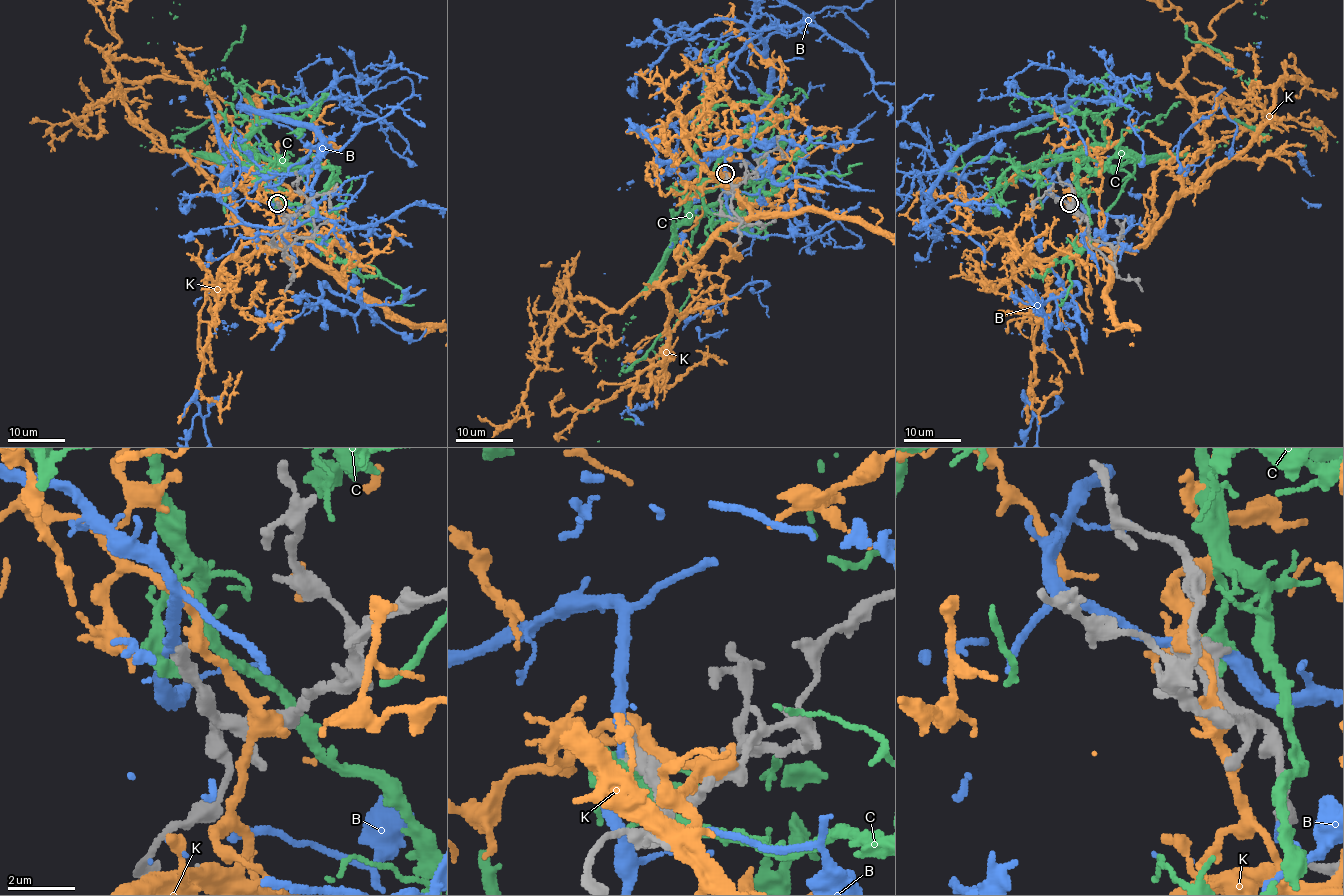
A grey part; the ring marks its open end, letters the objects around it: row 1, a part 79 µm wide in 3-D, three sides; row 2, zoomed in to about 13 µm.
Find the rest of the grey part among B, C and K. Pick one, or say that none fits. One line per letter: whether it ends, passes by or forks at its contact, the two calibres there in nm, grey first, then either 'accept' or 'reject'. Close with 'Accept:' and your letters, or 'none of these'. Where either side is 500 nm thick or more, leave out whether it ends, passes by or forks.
B: 600/280 nm | reject
C: 460/500 nm | reject
K: 600/360 nm | reject
Accept: none of these

